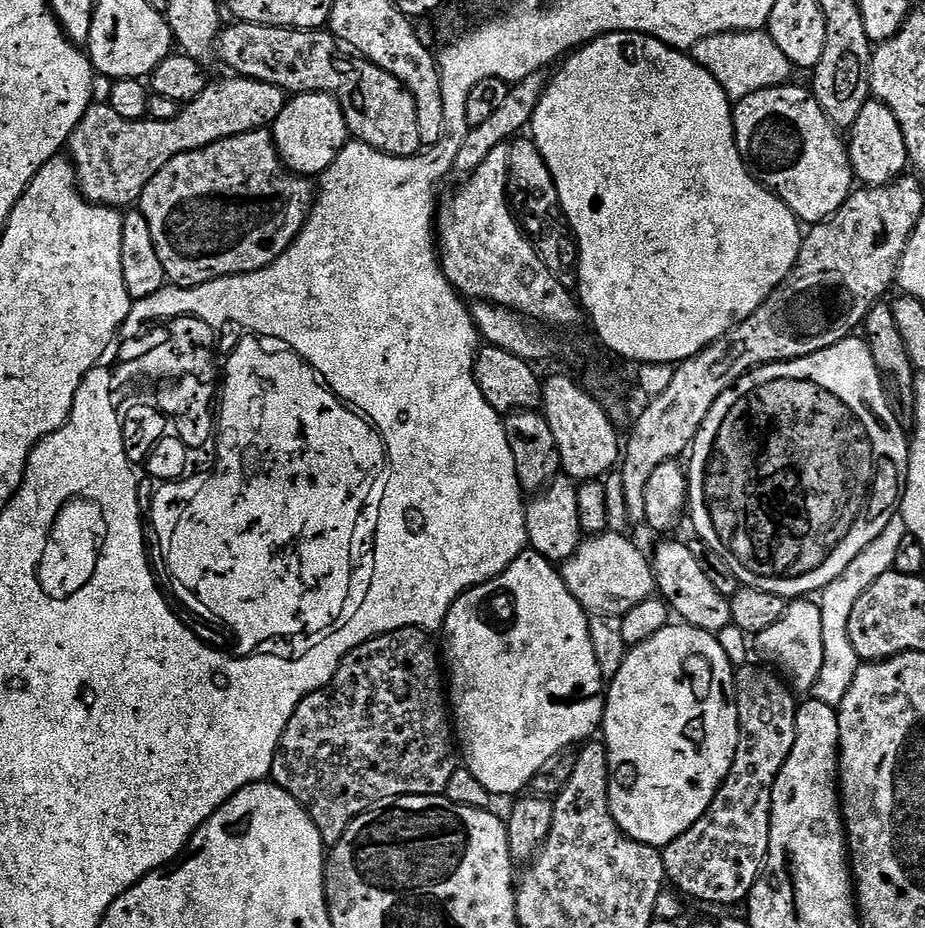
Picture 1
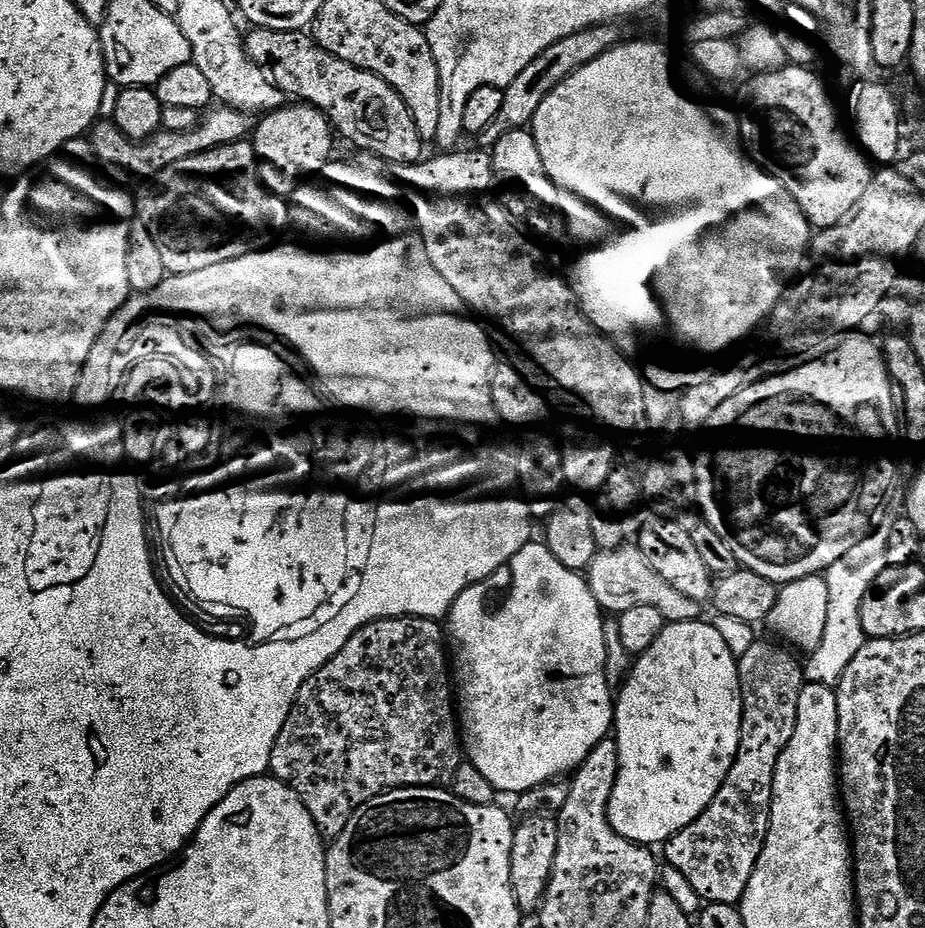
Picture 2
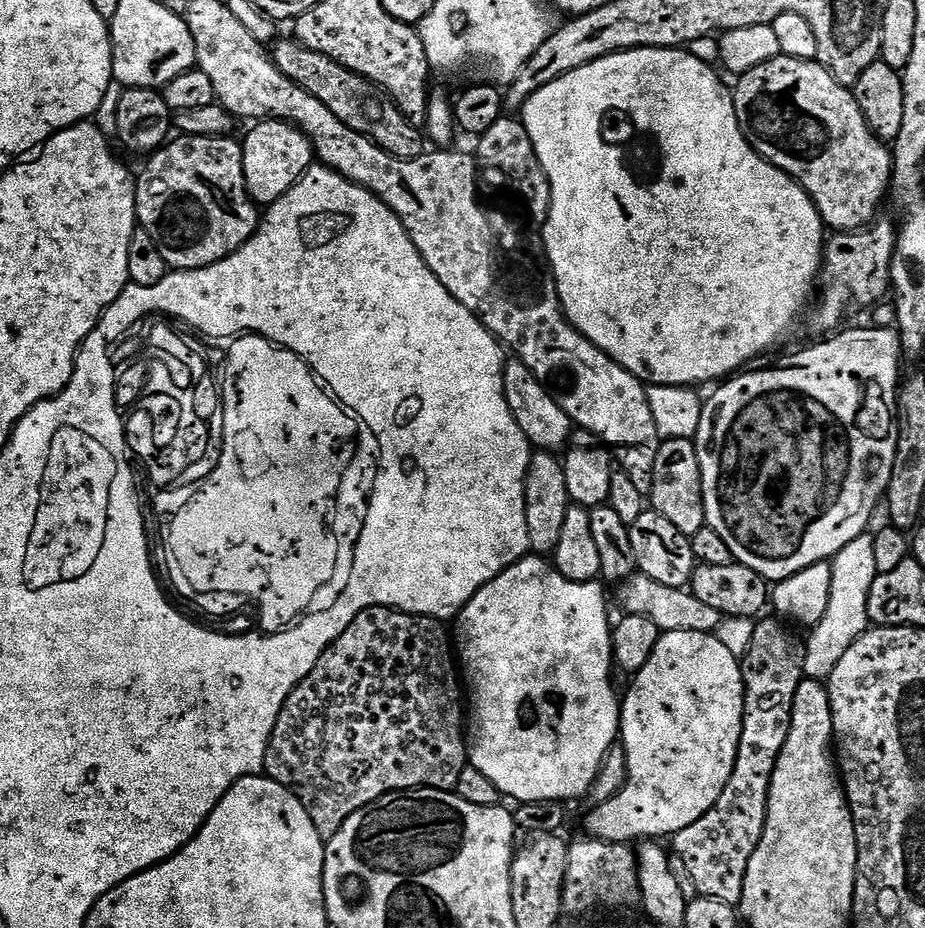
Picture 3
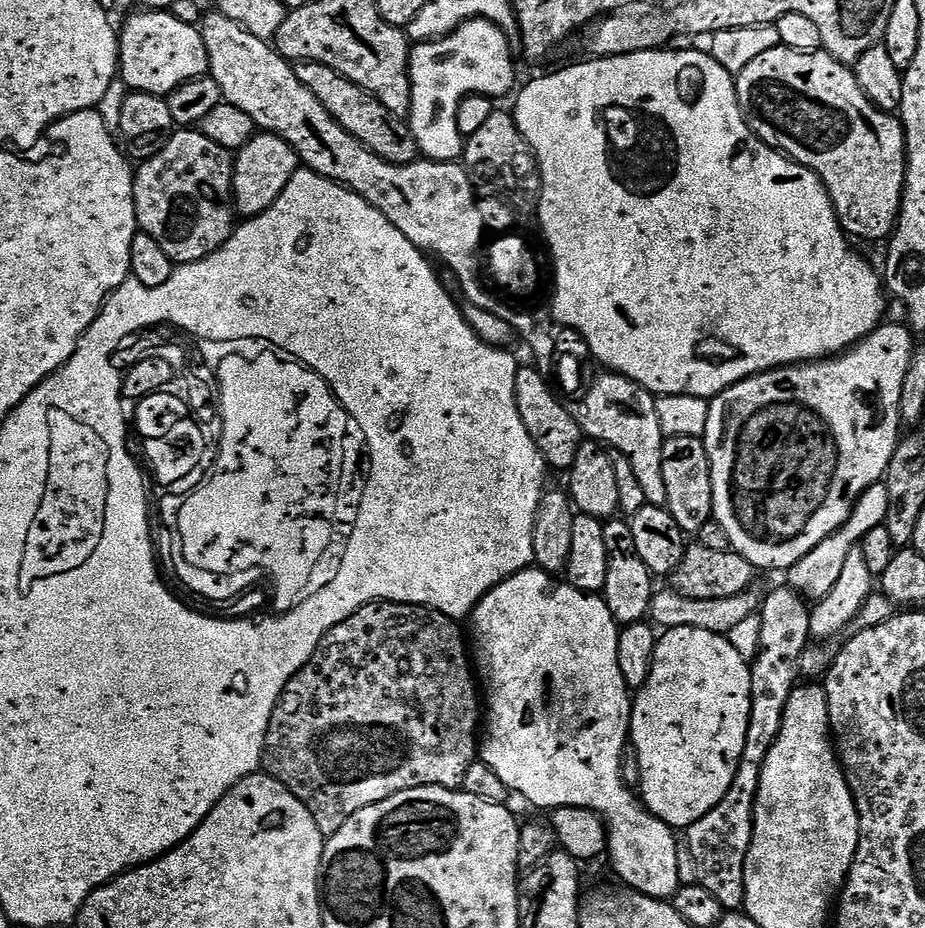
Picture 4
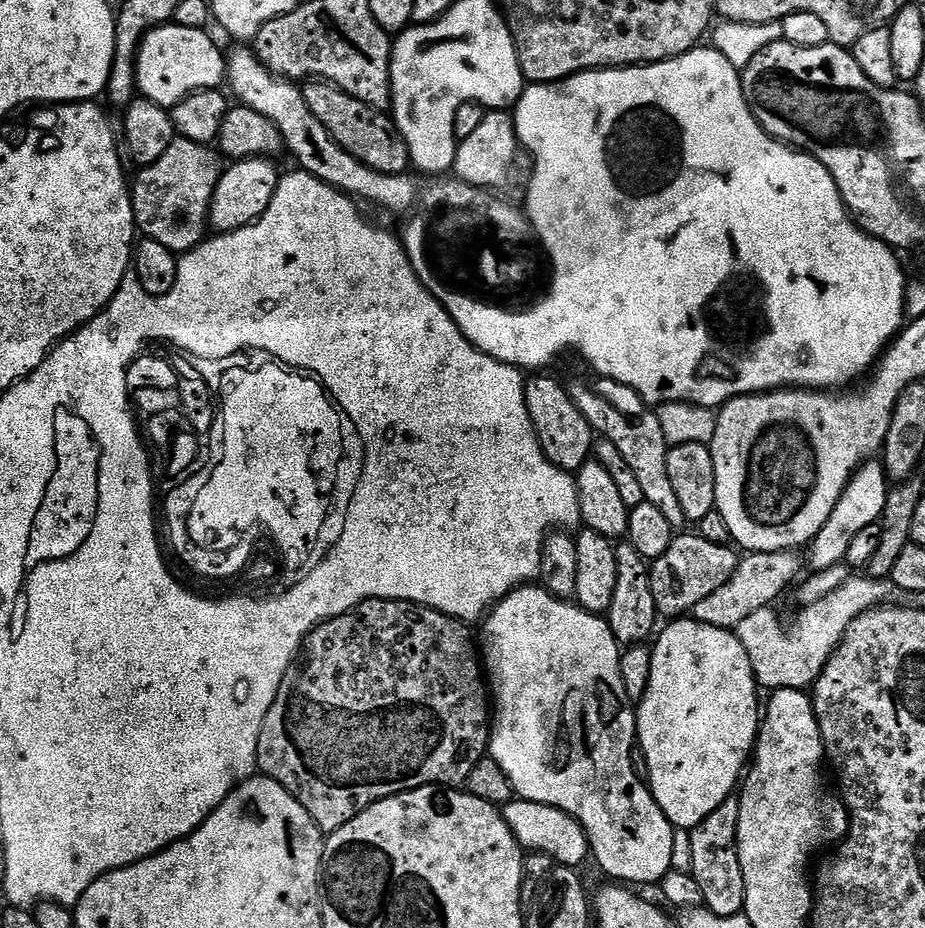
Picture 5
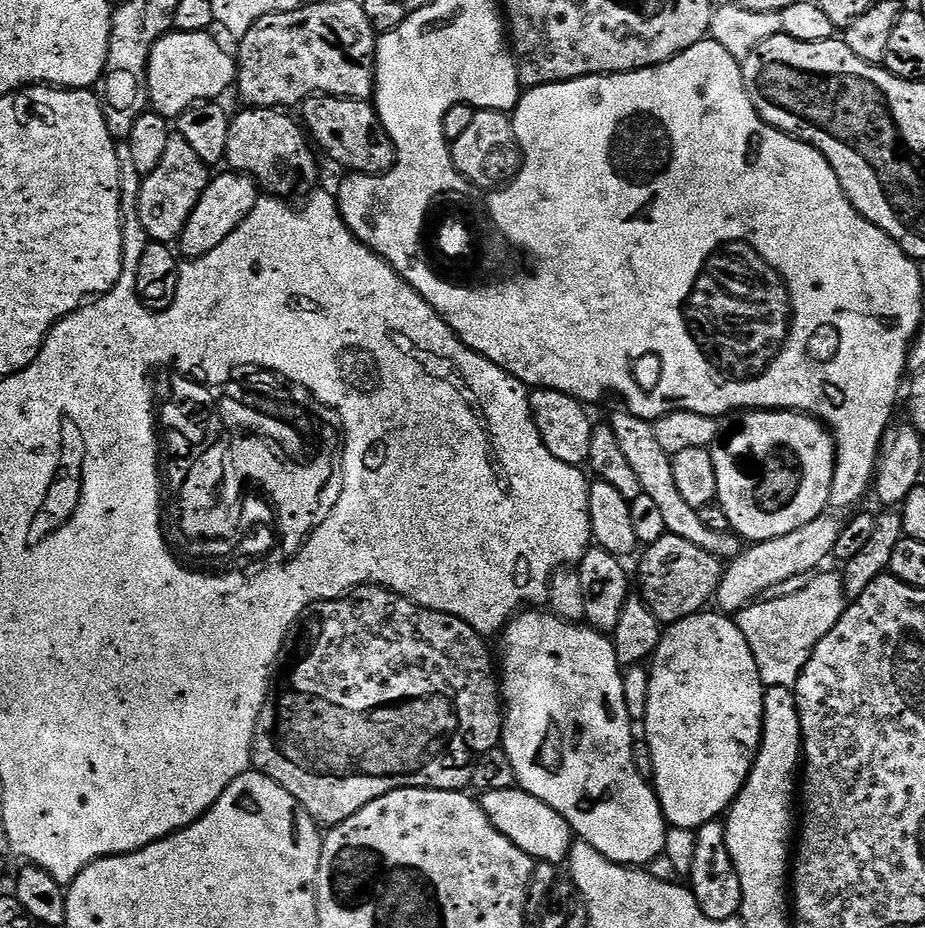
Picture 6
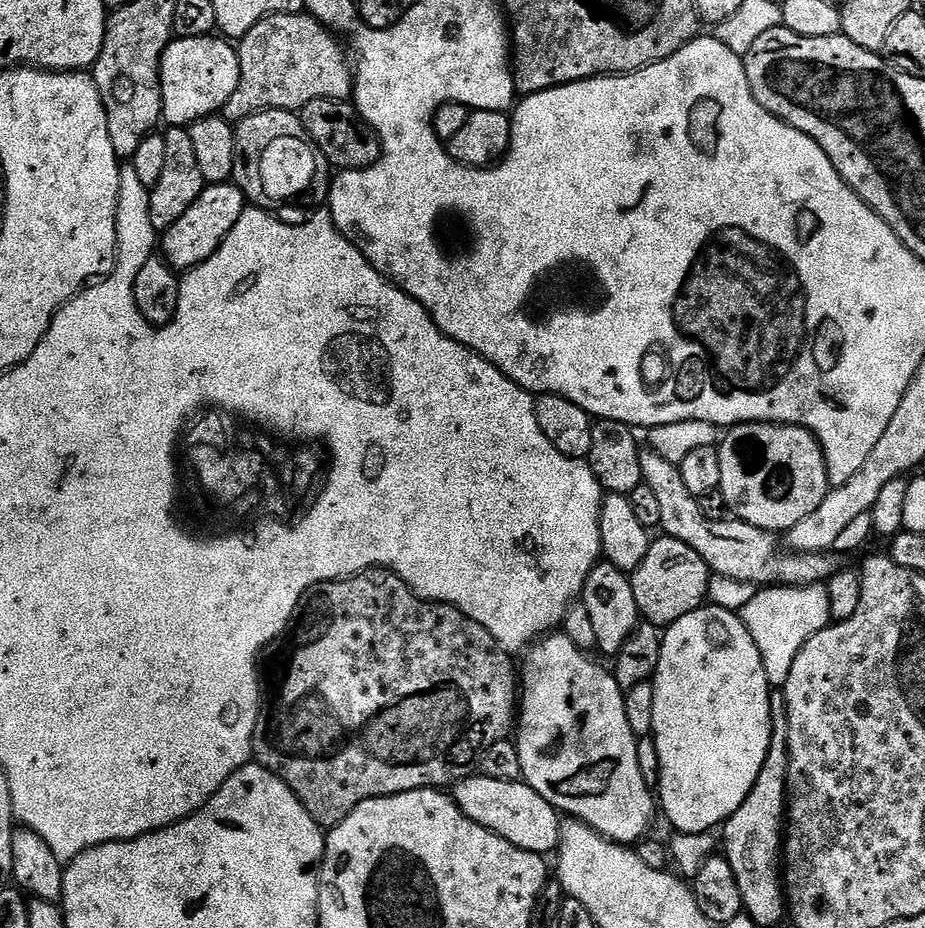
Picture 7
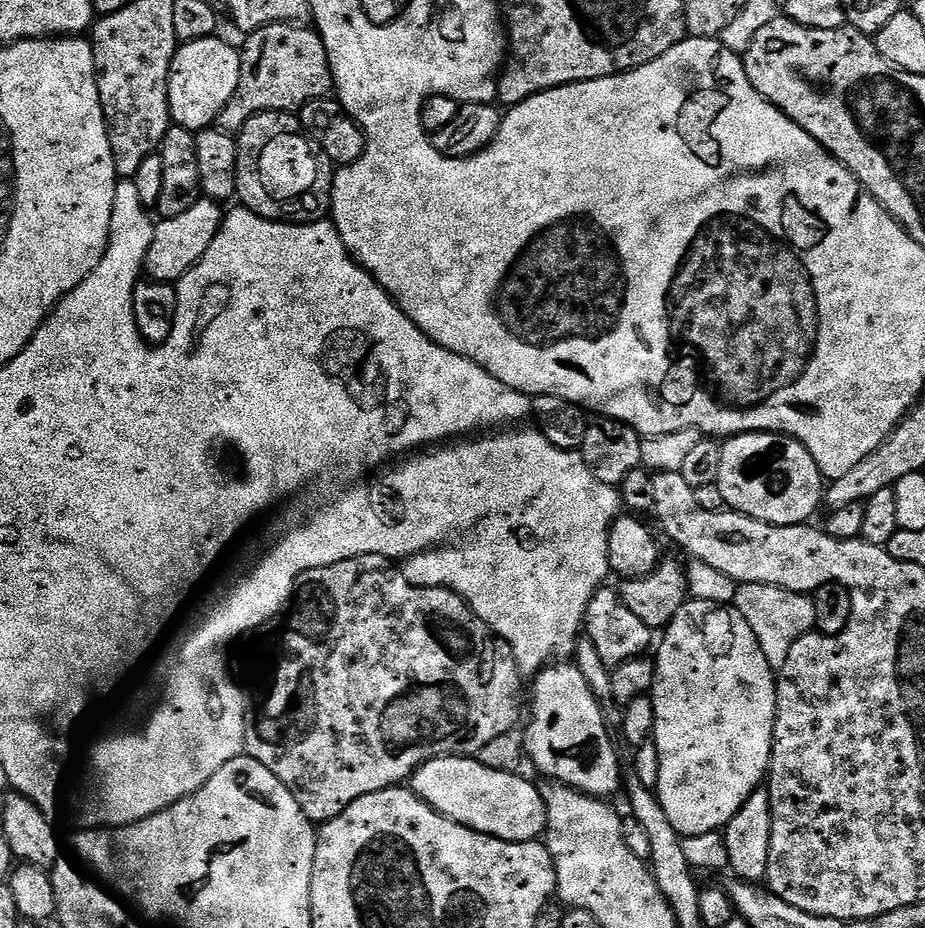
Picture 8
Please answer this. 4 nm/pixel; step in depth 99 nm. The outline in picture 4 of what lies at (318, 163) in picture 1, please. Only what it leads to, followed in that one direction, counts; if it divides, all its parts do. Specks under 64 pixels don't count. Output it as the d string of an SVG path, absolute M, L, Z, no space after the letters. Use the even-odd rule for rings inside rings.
M261 131L253 136L246 146L235 153L232 165L232 203L241 217L251 218L265 212L286 190L286 182L296 172L298 161L296 151L272 132Z

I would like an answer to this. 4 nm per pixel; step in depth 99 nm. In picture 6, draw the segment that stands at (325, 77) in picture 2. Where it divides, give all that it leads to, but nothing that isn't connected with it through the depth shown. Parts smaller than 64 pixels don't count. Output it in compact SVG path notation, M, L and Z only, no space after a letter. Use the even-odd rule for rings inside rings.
M311 96L302 105L303 127L311 143L340 168L362 176L382 176L396 165L396 147L369 101L345 96Z

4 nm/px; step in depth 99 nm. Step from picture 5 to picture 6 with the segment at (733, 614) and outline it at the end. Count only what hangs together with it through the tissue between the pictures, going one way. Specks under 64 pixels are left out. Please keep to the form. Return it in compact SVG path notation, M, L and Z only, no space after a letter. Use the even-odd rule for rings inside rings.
M825 514L814 518L814 522L806 522L806 526L793 530L790 534L782 534L782 538L761 540L745 547L725 567L724 577L720 579L714 597L715 607L721 613L735 614L742 611L747 604L779 589L790 578L798 574L815 573L823 565L820 563L832 556L834 542L838 542L841 527L841 521L836 521L831 514Z

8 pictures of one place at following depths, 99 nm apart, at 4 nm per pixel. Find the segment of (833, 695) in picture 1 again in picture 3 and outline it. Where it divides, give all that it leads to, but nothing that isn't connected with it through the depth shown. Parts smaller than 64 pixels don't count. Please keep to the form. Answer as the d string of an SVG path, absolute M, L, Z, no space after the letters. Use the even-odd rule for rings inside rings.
M871 531L862 533L850 546L842 546L842 550L830 561L832 565L832 581L830 582L830 606L826 606L826 614L822 614L822 622L811 629L806 639L804 650L804 675L809 680L827 681L829 674L838 666L838 658L854 646L859 636L868 631L868 599L870 586L874 586L878 575L874 566L874 535Z

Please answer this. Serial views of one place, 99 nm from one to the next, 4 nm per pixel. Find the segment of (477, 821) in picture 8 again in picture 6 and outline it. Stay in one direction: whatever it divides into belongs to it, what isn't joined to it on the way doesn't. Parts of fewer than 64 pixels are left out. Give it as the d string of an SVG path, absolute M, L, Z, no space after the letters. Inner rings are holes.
M519 786L483 793L479 802L480 809L486 814L486 818L490 818L492 825L503 836L510 838L510 842L514 842L518 850L532 857L533 861L545 860L557 866L567 861L568 852L574 843L574 833L566 818L558 814L558 810L546 806L546 802L534 798Z

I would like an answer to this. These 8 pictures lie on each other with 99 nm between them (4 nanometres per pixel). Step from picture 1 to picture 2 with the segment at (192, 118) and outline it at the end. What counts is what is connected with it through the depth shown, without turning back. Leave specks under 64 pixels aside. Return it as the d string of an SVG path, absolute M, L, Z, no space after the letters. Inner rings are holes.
M216 106L211 110L205 111L203 115L201 115L200 121L190 130L186 130L185 132L166 132L161 130L157 132L155 136L151 136L145 140L132 140L126 134L122 134L122 130L118 130L118 126L113 124L111 119L104 118L93 124L90 129L90 152L94 160L96 156L97 162L113 176L113 178L111 177L113 181L124 182L120 180L140 180L139 182L147 182L151 180L153 176L157 176L163 168L170 166L174 162L180 162L182 158L200 154L206 150L221 148L227 144L233 144L239 140L251 137L253 131L254 120L249 113L227 106Z

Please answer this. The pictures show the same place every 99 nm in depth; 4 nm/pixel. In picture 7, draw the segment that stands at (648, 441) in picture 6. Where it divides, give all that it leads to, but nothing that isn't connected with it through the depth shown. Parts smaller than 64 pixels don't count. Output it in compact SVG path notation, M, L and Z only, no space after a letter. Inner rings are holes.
M650 450L641 451L640 461L644 484L650 486L650 490L654 490L654 495L658 497L663 535L678 538L678 542L686 542L686 546L690 546L690 550L696 551L702 557L702 562L706 562L708 571L716 576L725 576L753 586L799 586L824 584L838 570L837 557L828 552L780 552L775 532L767 532L735 518L708 520L706 514L702 514L699 499L692 496L682 483L678 465L666 462L666 458Z

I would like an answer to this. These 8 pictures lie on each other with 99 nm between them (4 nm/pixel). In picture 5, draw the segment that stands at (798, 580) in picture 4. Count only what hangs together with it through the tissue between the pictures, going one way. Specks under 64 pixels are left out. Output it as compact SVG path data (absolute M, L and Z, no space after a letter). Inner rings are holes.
M873 458L857 468L850 478L842 498L838 498L838 506L834 506L834 514L830 514L830 518L826 518L826 526L822 526L822 530L818 530L812 543L807 545L806 564L807 567L809 564L812 572L821 572L827 568L833 568L835 564L844 564L844 555L851 540L864 527L877 523L883 517L889 487L888 475L885 474L883 463L879 459Z

